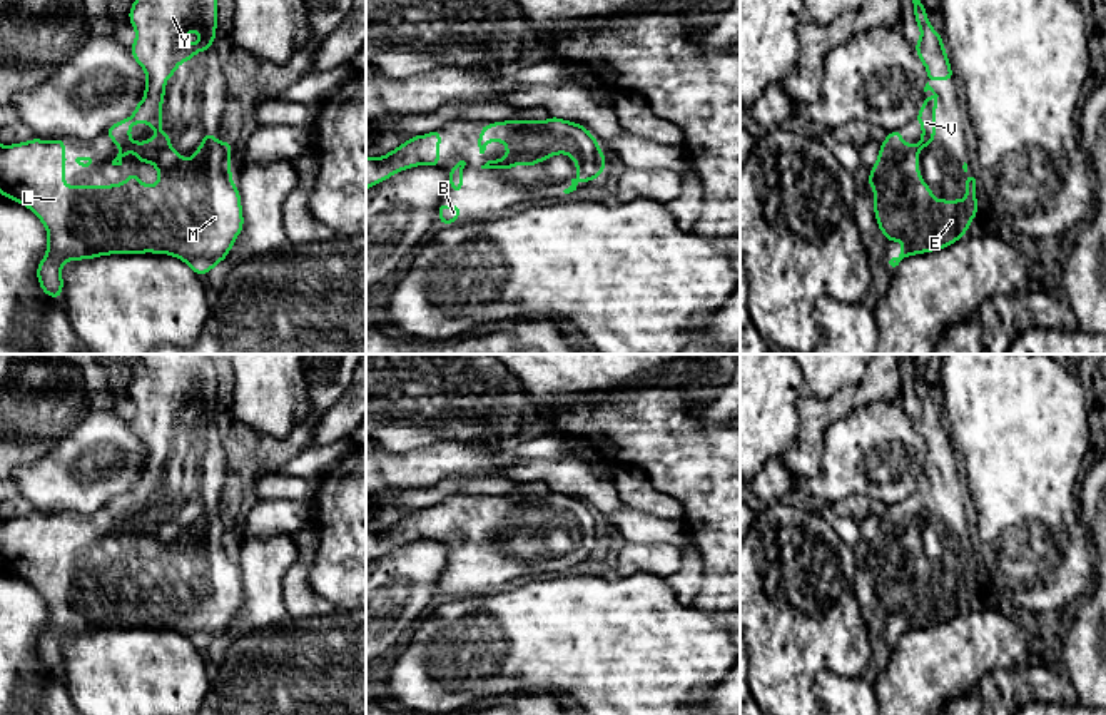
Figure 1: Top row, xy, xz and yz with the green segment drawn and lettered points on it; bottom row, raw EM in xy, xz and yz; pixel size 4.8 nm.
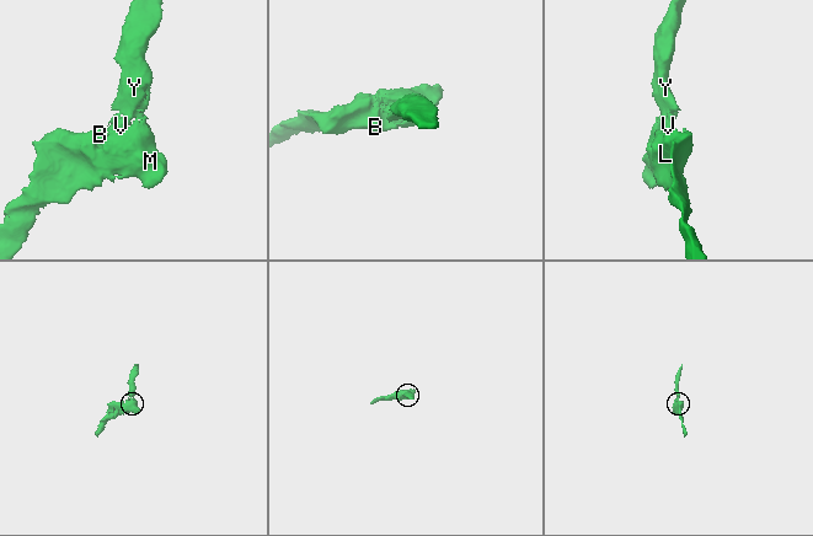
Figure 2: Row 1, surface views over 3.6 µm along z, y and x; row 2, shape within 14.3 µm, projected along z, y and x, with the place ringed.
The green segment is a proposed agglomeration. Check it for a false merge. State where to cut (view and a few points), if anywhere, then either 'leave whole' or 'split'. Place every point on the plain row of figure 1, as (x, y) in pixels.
no cut | leave whole

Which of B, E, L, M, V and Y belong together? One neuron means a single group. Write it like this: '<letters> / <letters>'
B E L M V Y

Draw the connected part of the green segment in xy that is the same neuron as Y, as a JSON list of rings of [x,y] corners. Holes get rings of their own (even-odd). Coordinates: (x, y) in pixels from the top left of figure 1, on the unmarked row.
[[[142,354],[142,358],[144,366],[134,373],[127,391],[135,404],[130,428],[147,451],[145,469],[130,491],[112,498],[104,508],[122,525],[112,540],[122,540],[122,533],[135,526],[139,538],[150,536],[157,543],[157,556],[147,560],[135,545],[130,545],[122,558],[89,561],[72,558],[67,563],[63,513],[0,518],[0,568],[30,583],[45,600],[47,626],[37,640],[37,653],[43,668],[55,673],[62,670],[62,640],[67,635],[152,626],[174,630],[197,650],[205,650],[229,630],[244,601],[241,568],[229,540],[232,518],[204,506],[200,520],[187,535],[169,516],[170,505],[160,505],[165,453],[174,451],[182,436],[190,436],[197,426],[207,426],[216,416],[216,363],[211,354]],[[140,496],[157,508],[145,516],[134,516],[130,501]]]

